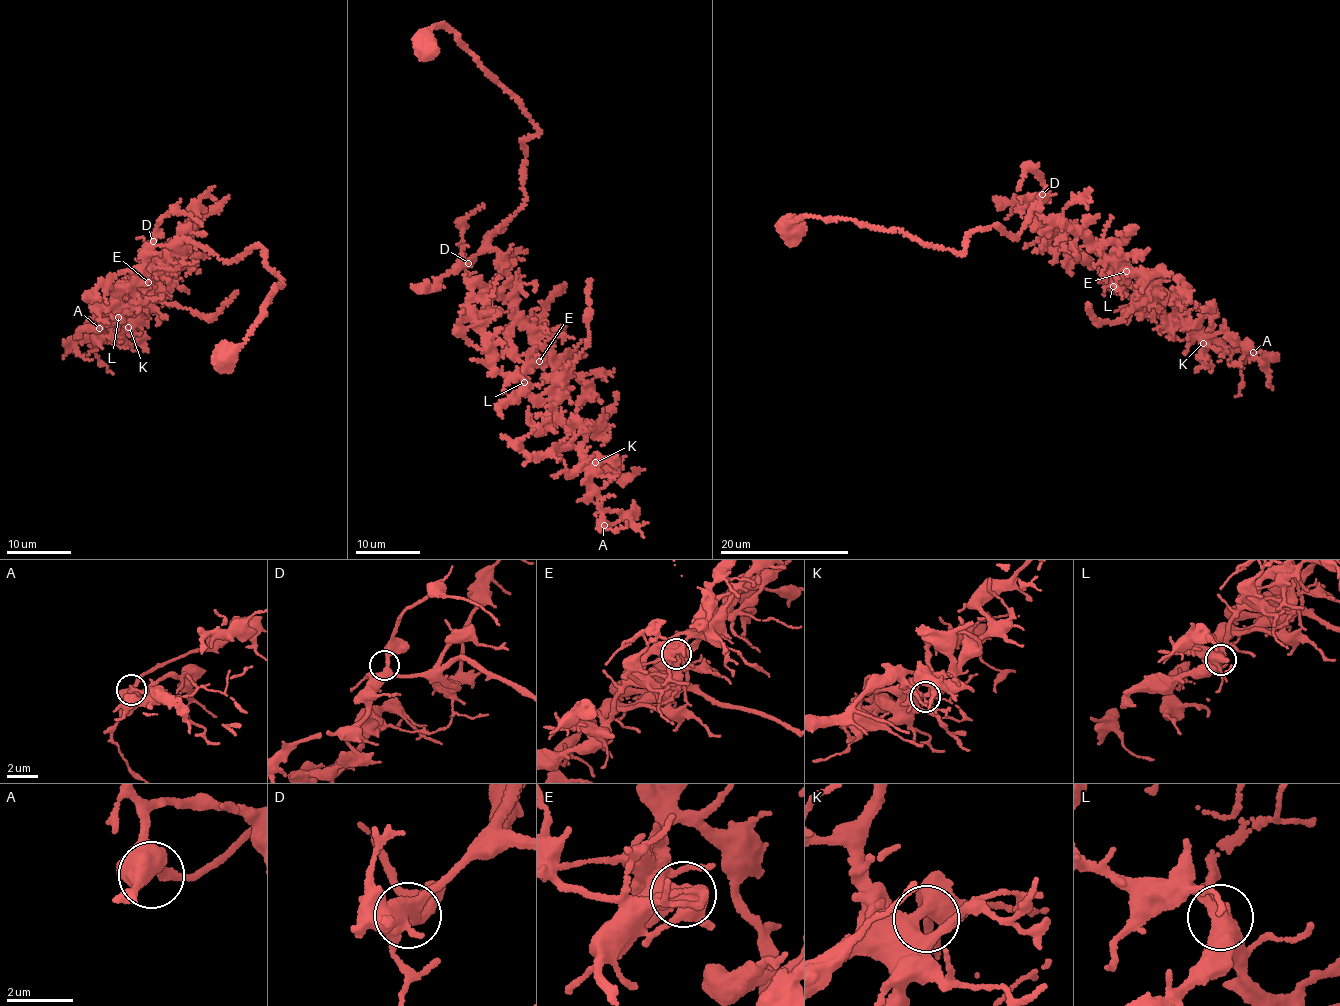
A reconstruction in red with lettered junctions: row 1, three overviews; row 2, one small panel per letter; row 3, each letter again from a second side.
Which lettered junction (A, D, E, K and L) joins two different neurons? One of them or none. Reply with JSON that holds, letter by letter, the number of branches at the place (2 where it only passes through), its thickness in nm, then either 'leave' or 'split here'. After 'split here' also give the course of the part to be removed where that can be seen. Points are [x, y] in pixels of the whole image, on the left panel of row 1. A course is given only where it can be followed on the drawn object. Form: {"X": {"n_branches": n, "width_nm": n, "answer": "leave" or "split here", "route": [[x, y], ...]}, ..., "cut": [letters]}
{"A": {"n_branches": 2, "width_nm": 500, "answer": "leave"}, "D": {"n_branches": 3, "width_nm": 320, "answer": "leave"}, "E": {"n_branches": 1, "width_nm": 460, "answer": "split here", "route": [[148, 282], [138, 283], [117, 309], [135, 297], [129, 300], [137, 318], [116, 330], [101, 327], [142, 302]]}, "K": {"n_branches": 2, "width_nm": 550, "answer": "leave"}, "L": {"n_branches": 2, "width_nm": 440, "answer": "leave"}, "cut": ["E"]}

